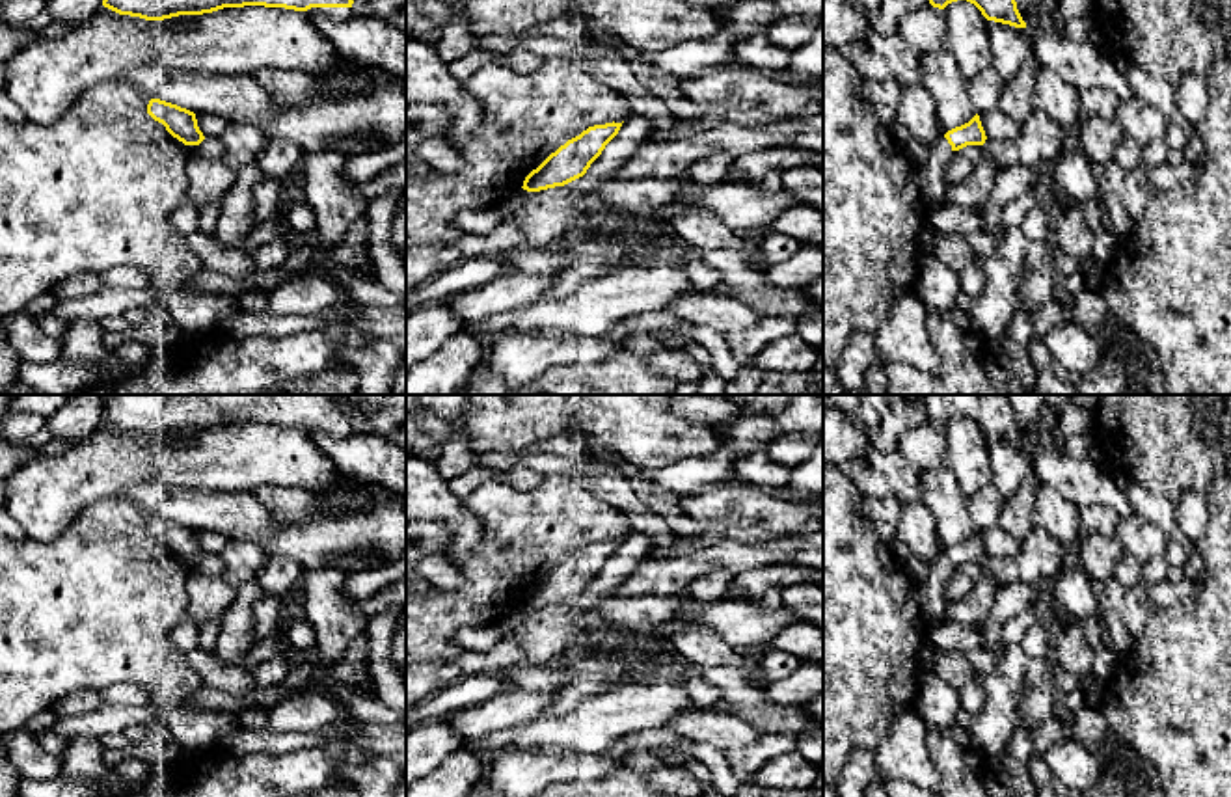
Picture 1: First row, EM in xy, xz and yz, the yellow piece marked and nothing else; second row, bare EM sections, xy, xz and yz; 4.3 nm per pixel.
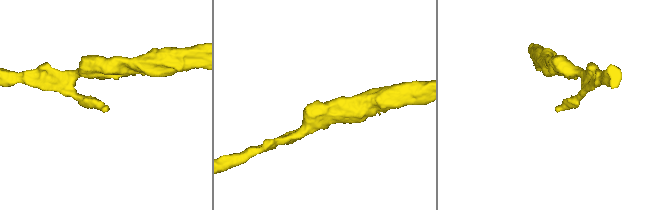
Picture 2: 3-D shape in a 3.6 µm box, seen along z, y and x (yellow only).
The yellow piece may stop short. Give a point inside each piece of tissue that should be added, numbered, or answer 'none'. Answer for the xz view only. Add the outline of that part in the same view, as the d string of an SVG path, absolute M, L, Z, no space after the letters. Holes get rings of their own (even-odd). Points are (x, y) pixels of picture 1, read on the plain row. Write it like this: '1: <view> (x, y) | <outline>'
none

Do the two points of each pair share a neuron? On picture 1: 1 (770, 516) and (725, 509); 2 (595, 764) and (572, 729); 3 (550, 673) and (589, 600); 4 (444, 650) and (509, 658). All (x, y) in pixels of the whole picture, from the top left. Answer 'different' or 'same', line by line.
1: same
2: different
3: different
4: different

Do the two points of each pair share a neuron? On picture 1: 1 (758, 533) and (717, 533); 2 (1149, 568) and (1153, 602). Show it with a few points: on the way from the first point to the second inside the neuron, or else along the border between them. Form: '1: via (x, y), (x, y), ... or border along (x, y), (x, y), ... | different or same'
1: via (749, 533), (727, 533) | same
2: border along (1164, 578), (1144, 581) | different

